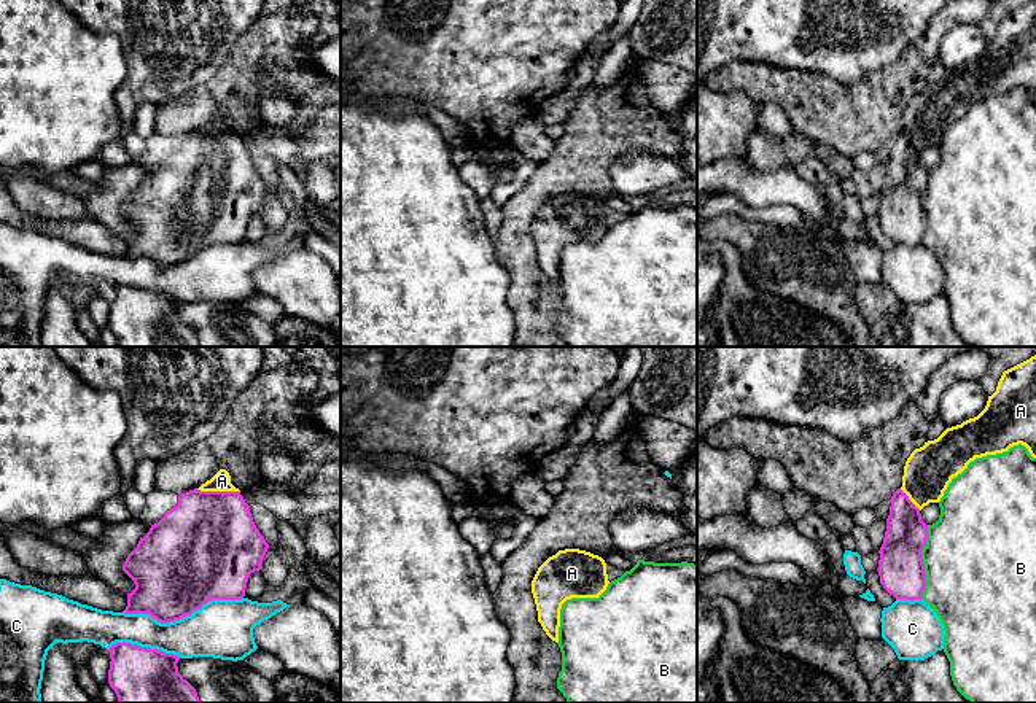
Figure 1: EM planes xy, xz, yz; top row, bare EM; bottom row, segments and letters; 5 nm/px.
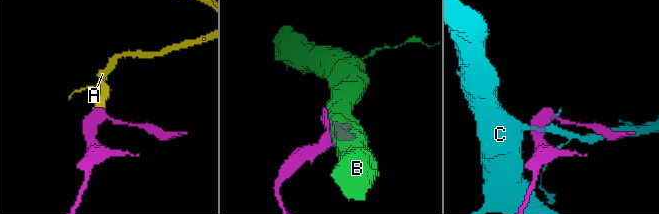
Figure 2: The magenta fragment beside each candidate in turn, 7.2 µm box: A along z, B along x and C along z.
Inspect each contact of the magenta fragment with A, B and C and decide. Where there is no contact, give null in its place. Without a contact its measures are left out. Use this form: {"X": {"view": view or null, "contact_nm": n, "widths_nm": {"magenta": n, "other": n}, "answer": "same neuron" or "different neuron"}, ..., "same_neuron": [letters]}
{"A": {"view": "xy", "contact_nm": 220, "widths_nm": {"magenta": 480, "other": 100}, "answer": "same neuron"}, "B": {"view": "yz", "contact_nm": 380, "widths_nm": {"magenta": 240, "other": 480}, "answer": "different neuron"}, "C": {"view": "xy", "contact_nm": 600, "widths_nm": {"magenta": 460, "other": 300}, "answer": "different neuron"}, "same_neuron": ["A"]}

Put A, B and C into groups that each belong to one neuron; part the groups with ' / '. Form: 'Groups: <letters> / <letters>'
Groups: A / B / C

